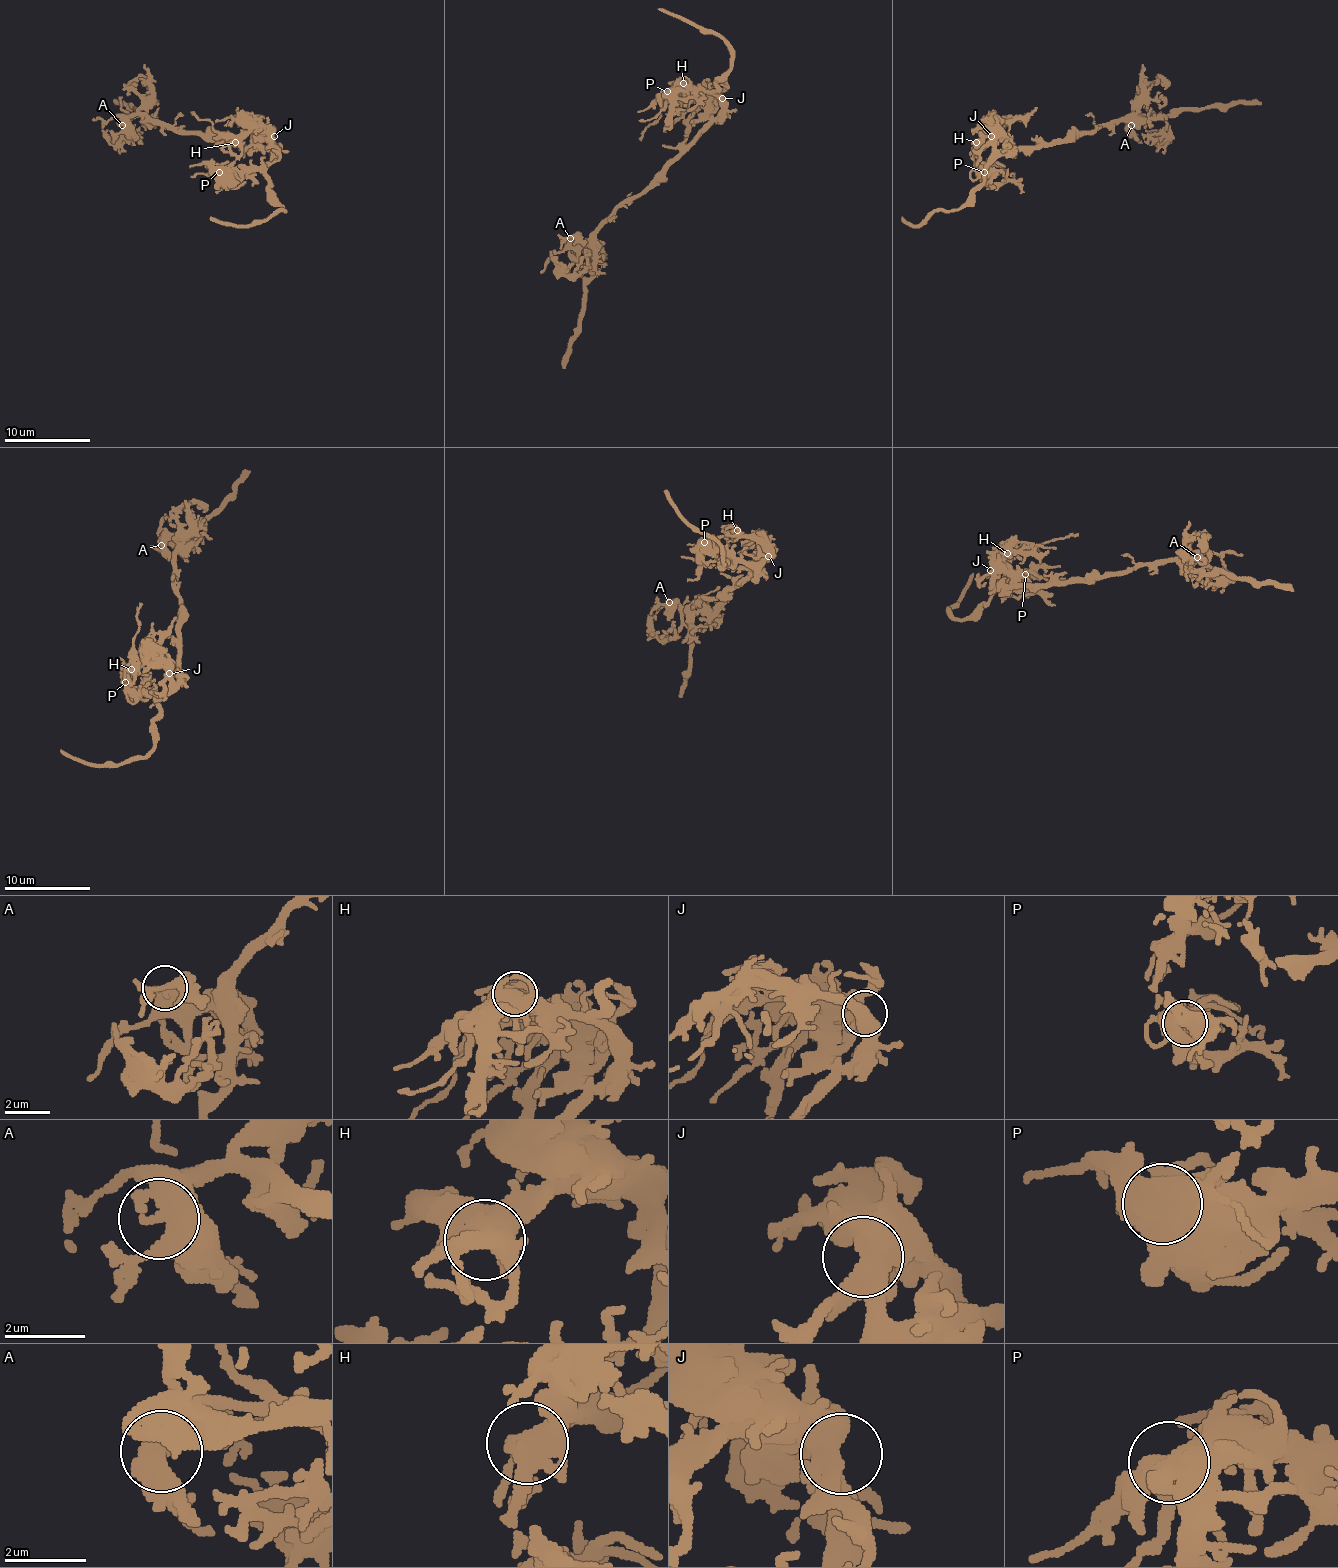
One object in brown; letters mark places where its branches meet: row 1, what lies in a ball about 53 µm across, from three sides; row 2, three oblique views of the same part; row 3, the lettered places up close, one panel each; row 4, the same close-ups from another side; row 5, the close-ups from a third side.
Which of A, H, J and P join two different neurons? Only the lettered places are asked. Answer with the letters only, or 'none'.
none

